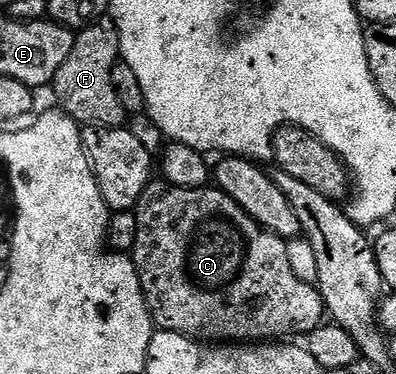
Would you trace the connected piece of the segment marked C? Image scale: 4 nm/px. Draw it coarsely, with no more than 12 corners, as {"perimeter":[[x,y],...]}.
{"perimeter":[[153,181],[130,252],[152,322],[284,341],[326,319],[287,242]]}

